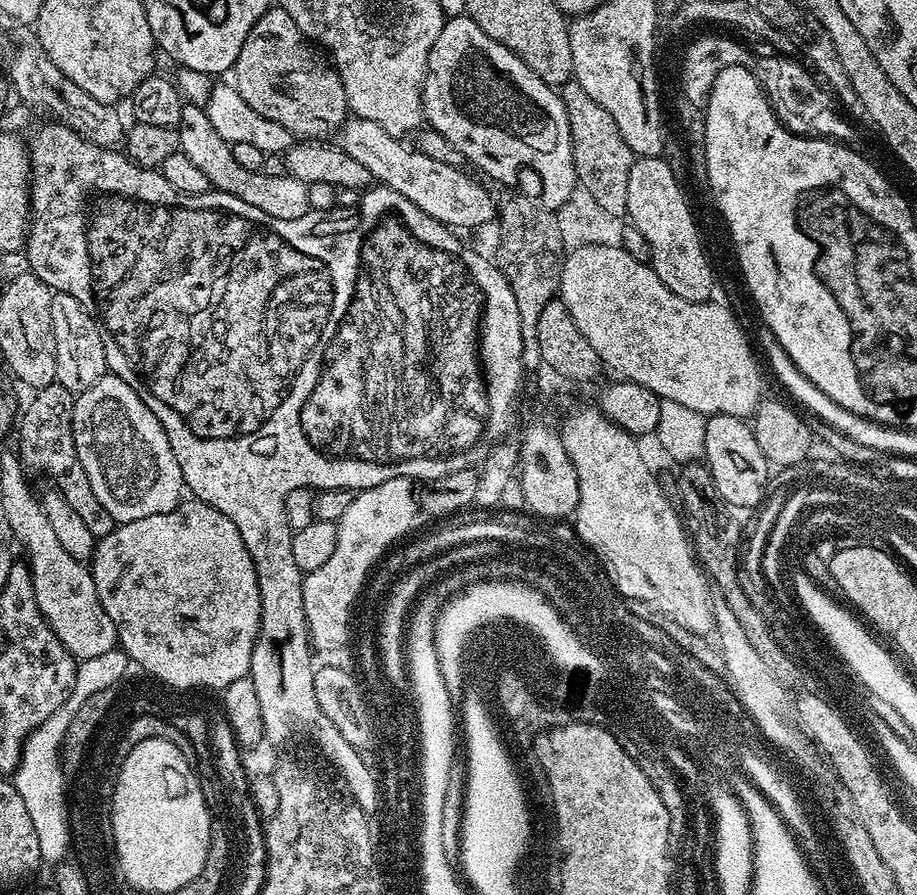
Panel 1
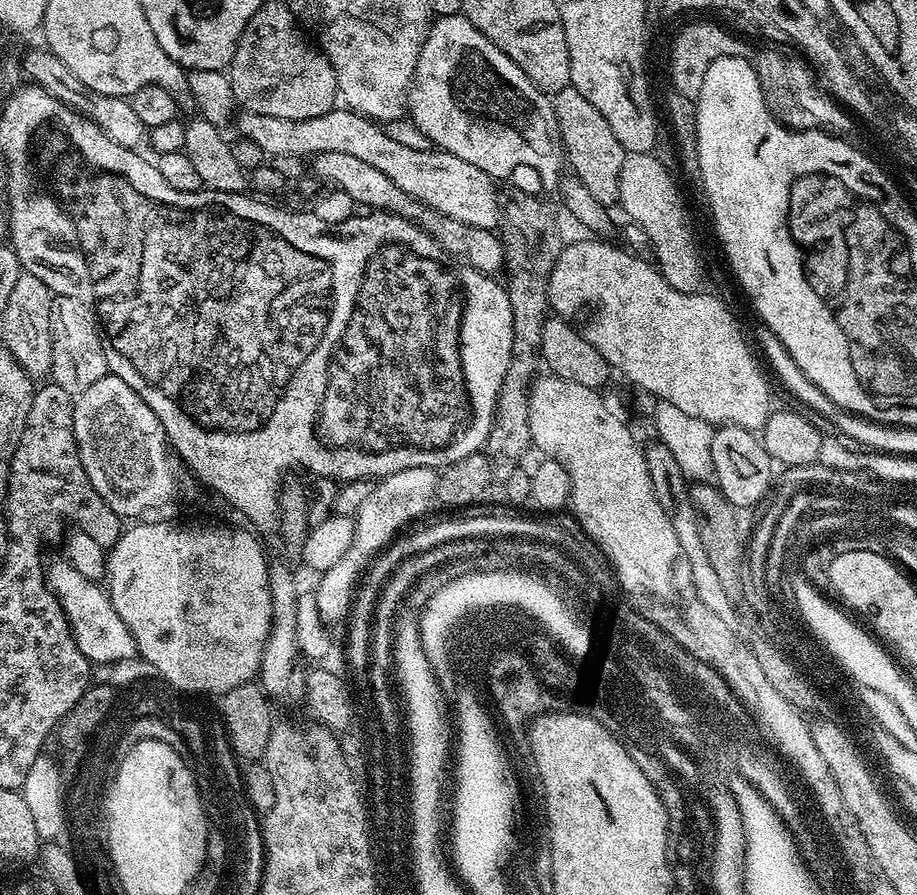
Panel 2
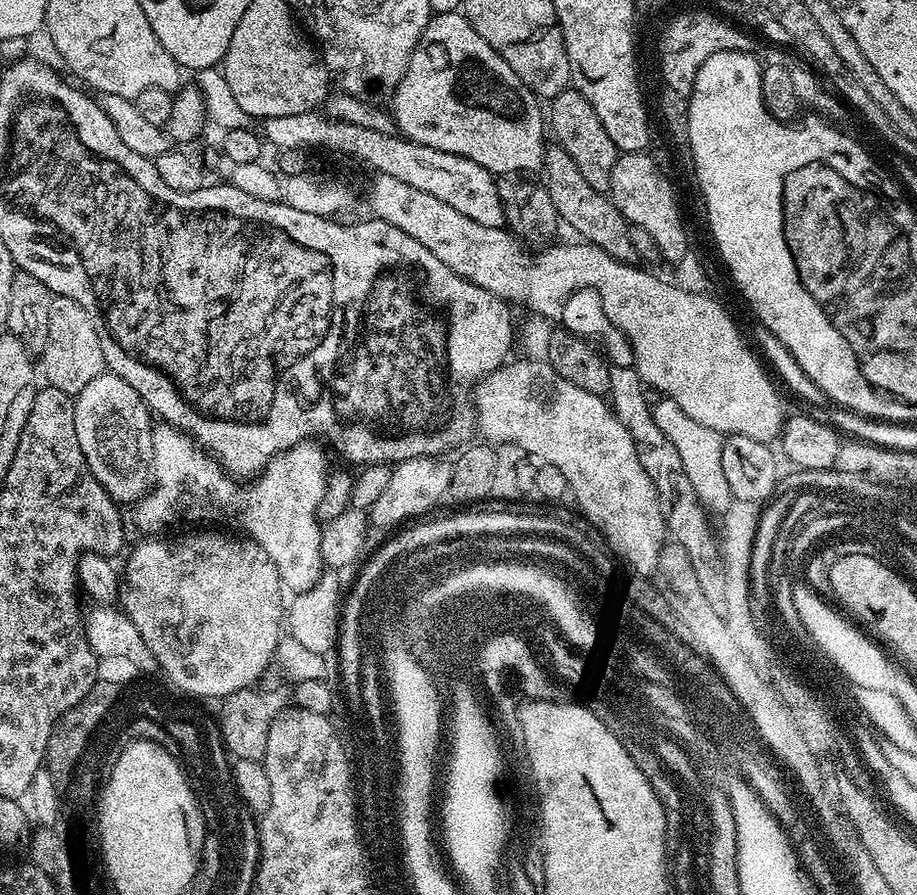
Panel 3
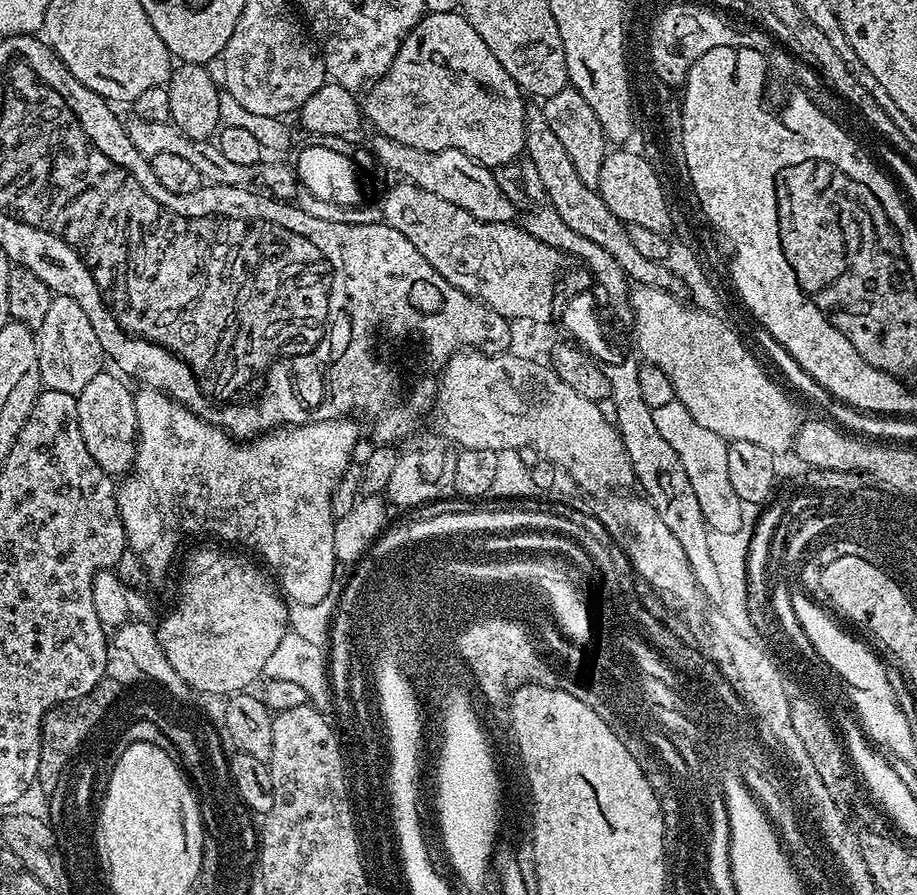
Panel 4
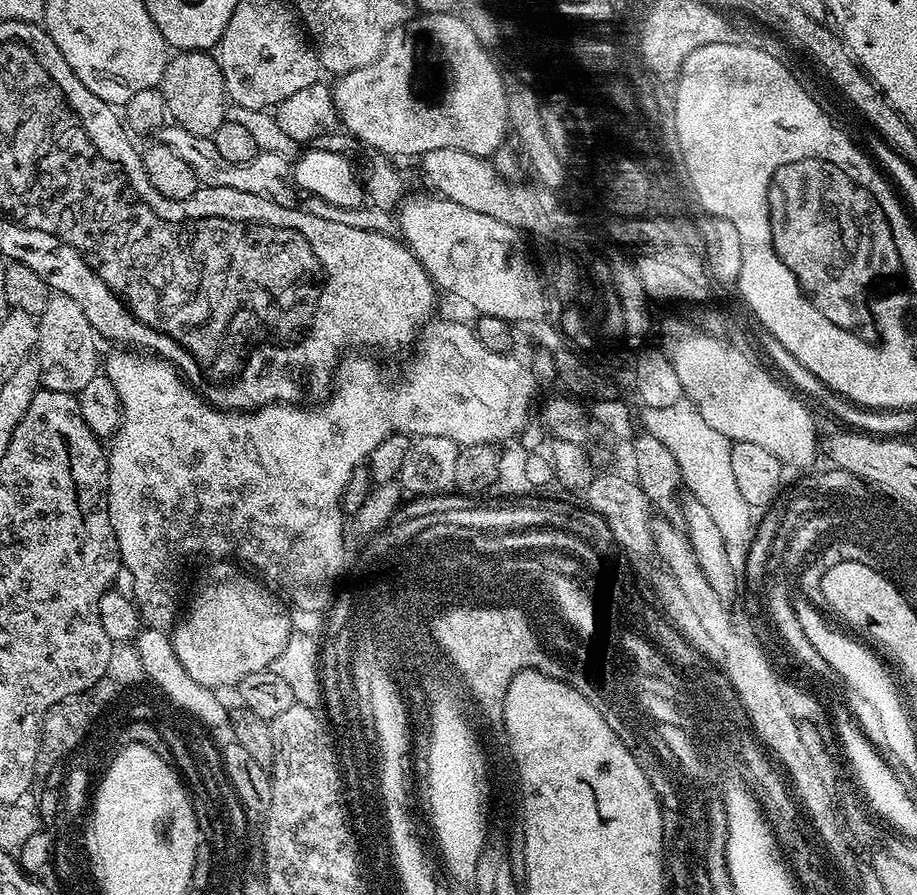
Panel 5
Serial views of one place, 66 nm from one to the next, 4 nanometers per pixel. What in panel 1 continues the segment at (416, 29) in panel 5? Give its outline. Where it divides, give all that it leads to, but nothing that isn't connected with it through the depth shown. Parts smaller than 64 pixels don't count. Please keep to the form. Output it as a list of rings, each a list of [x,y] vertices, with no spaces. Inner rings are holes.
[[[467,14],[445,19],[442,34],[438,34],[438,42],[434,42],[428,55],[422,102],[427,127],[454,142],[455,148],[462,150],[465,161],[477,168],[477,173],[485,172],[500,184],[512,184],[520,168],[529,168],[540,179],[539,199],[546,208],[553,210],[563,206],[577,187],[570,118],[559,91],[547,85],[518,54],[484,33]]]

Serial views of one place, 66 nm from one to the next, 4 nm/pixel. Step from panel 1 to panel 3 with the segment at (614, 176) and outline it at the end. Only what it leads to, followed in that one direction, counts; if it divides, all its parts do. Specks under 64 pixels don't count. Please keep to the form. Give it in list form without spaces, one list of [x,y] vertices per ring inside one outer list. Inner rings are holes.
[[[570,86],[560,95],[551,99],[550,106],[552,106],[553,114],[556,115],[553,120],[552,117],[550,120],[551,131],[552,128],[556,131],[555,143],[570,154],[580,168],[583,177],[594,186],[595,190],[607,193],[610,186],[610,174],[618,153],[614,142],[610,142],[610,134],[606,134],[602,122],[594,114],[590,102],[583,98],[580,91]]]

